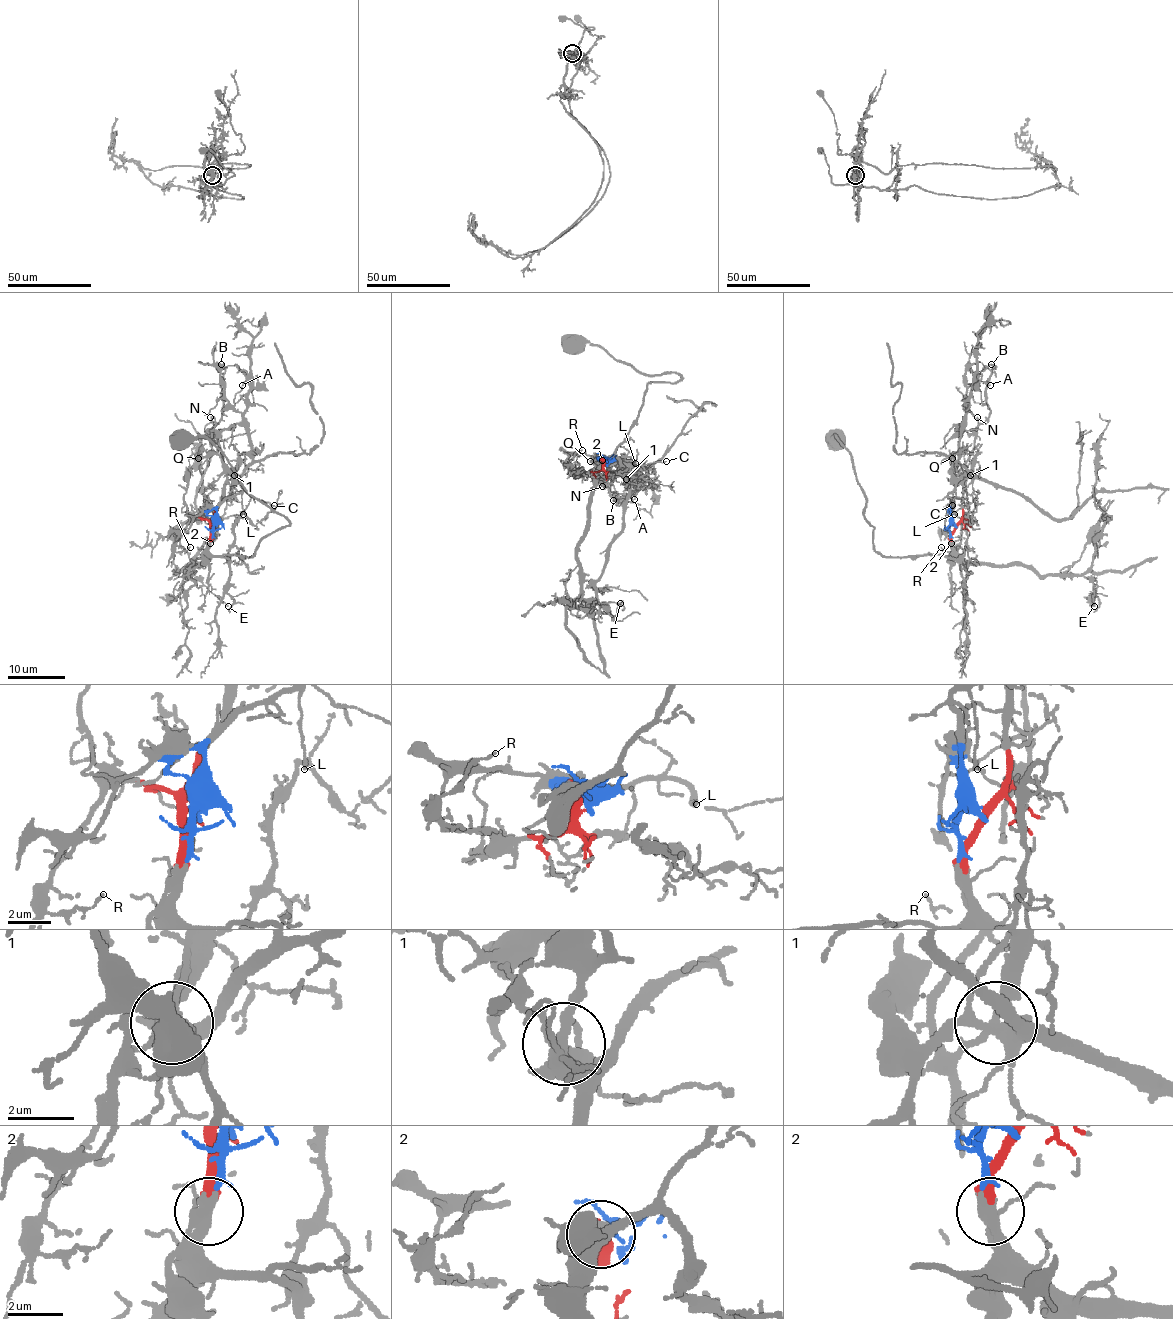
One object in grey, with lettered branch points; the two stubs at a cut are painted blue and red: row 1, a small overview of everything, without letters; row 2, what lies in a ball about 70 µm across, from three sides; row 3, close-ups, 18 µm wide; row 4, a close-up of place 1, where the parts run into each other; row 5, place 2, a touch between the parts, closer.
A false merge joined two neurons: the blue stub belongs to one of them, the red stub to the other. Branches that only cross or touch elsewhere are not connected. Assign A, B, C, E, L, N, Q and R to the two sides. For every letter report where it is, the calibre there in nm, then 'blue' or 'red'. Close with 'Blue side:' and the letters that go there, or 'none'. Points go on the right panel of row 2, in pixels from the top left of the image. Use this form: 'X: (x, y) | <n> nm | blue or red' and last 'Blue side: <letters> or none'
A: (990, 385) | 130 nm | blue
B: (991, 364) | 110 nm | red
C: (952, 505) | 90 nm | blue
E: (1094, 606) | 90 nm | red
L: (954, 514) | 90 nm | blue
N: (977, 417) | 140 nm | red
Q: (952, 458) | 100 nm | blue
R: (941, 547) | 110 nm | red
Blue side: A, C, L, Q

